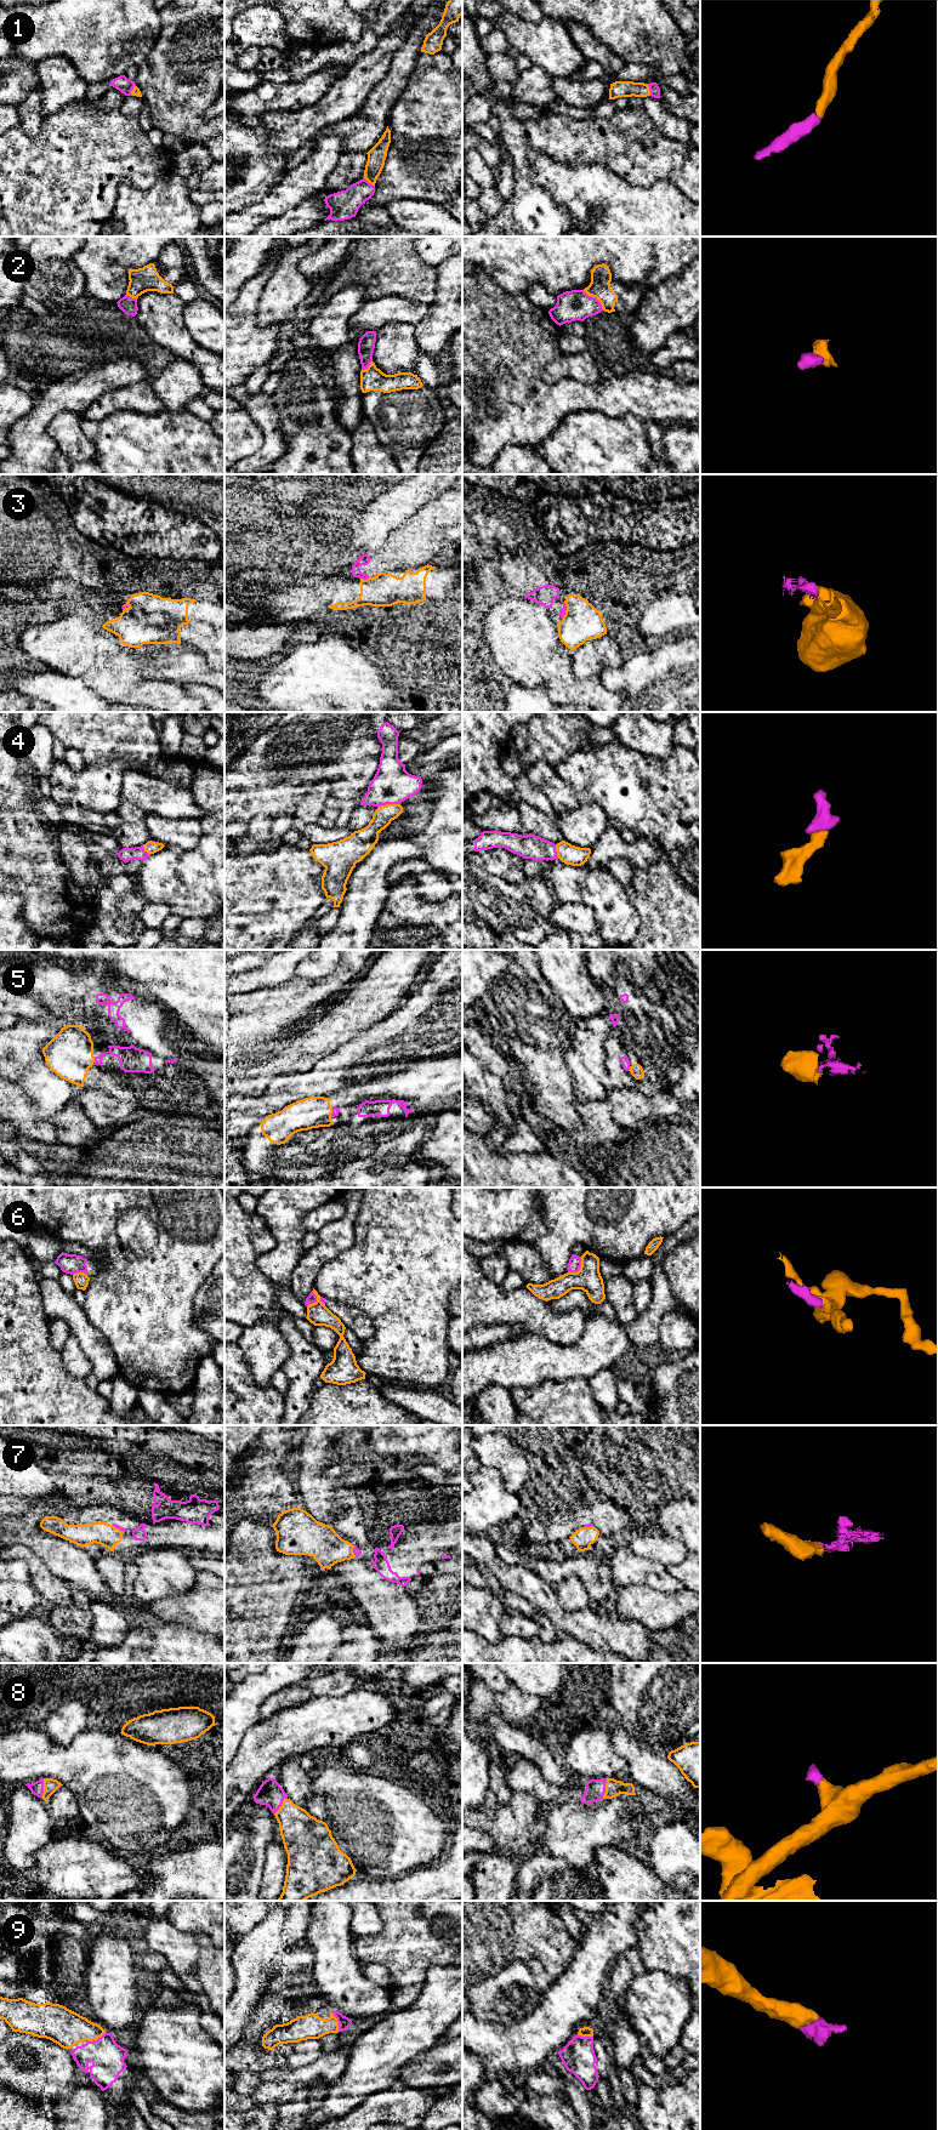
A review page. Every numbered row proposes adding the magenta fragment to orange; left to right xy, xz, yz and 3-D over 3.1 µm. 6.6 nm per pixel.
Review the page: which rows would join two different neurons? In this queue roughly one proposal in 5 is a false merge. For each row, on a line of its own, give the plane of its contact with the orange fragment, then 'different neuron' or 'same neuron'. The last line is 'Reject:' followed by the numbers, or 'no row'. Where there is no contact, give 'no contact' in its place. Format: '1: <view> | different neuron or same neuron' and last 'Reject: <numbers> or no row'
1: yz | same neuron
2: yz | same neuron
3: xz | different neuron
4: xz | same neuron
5: yz | same neuron
6: yz | different neuron
7: xy | same neuron
8: yz | same neuron
9: xz | same neuron
Reject: 3, 6

